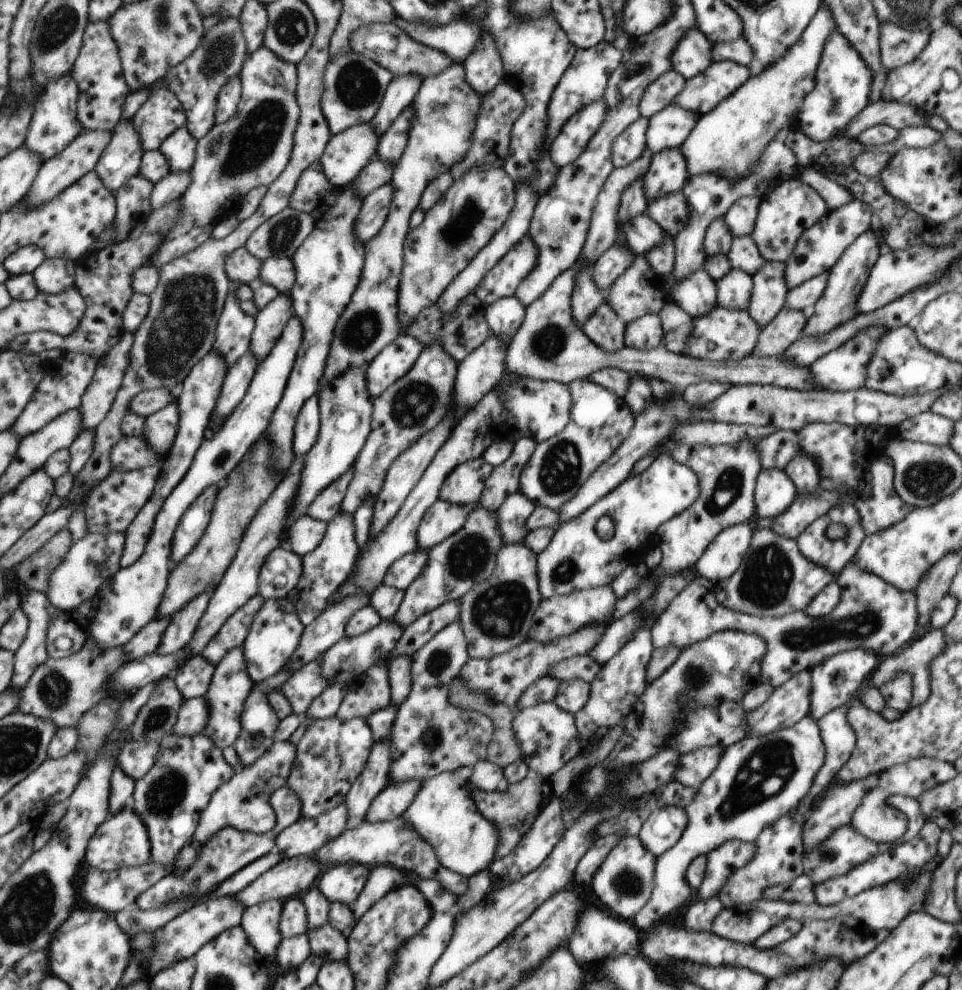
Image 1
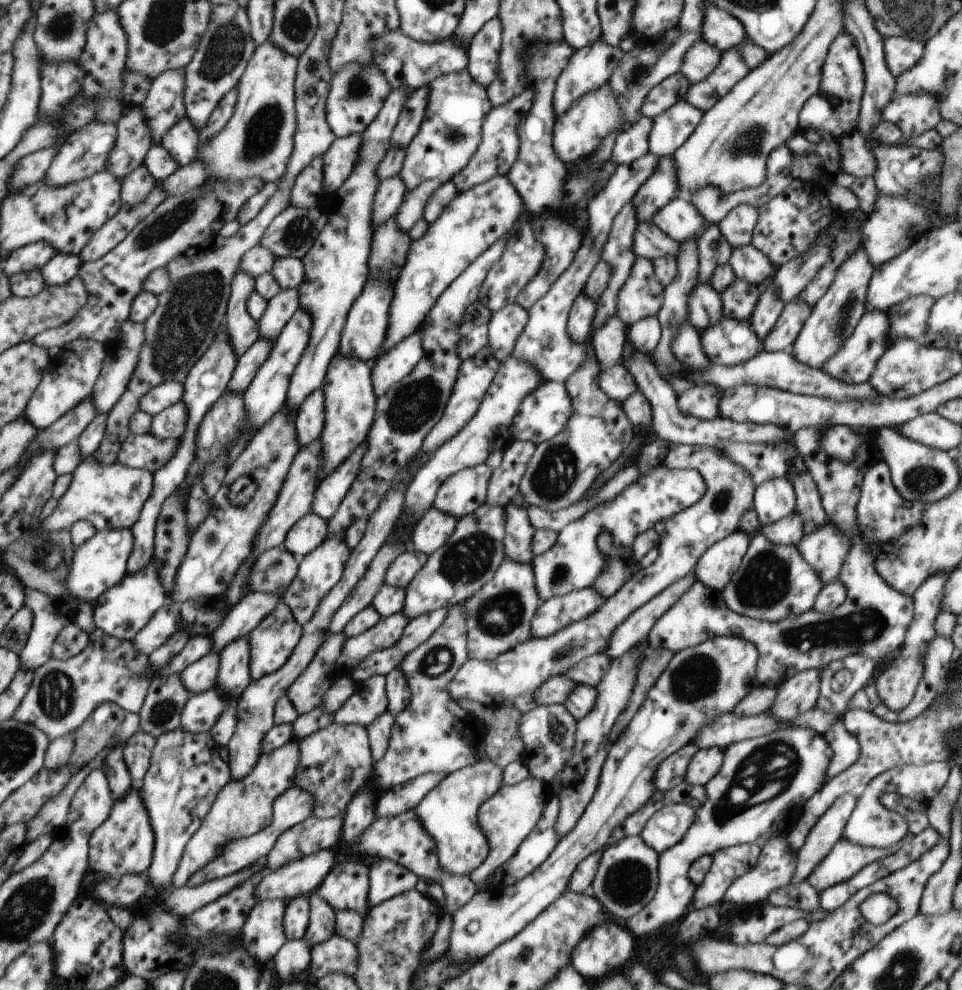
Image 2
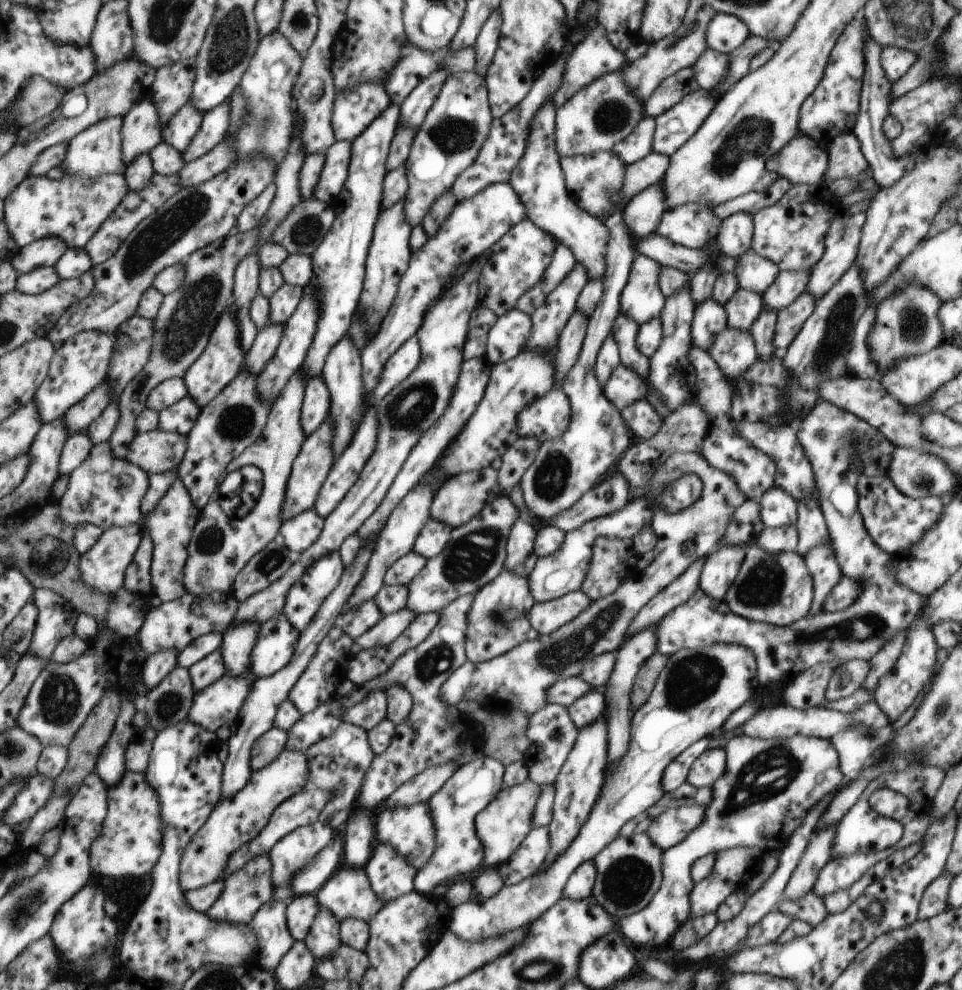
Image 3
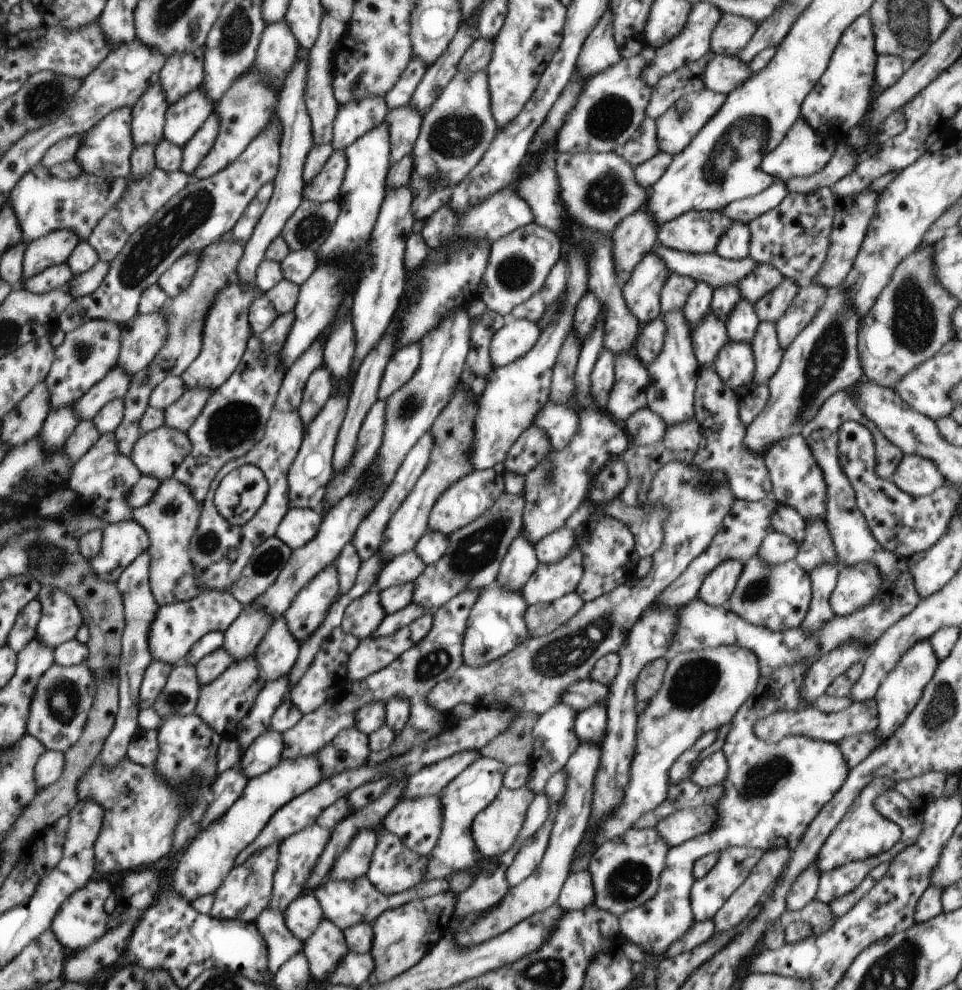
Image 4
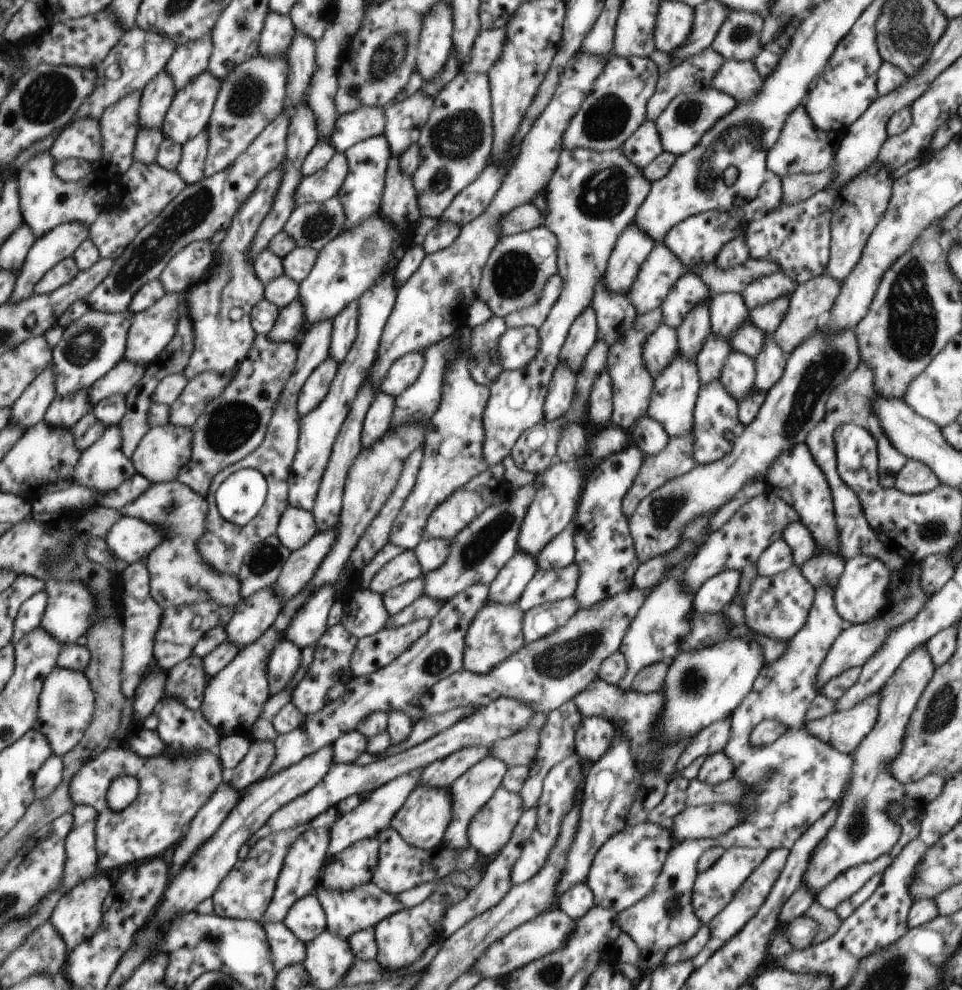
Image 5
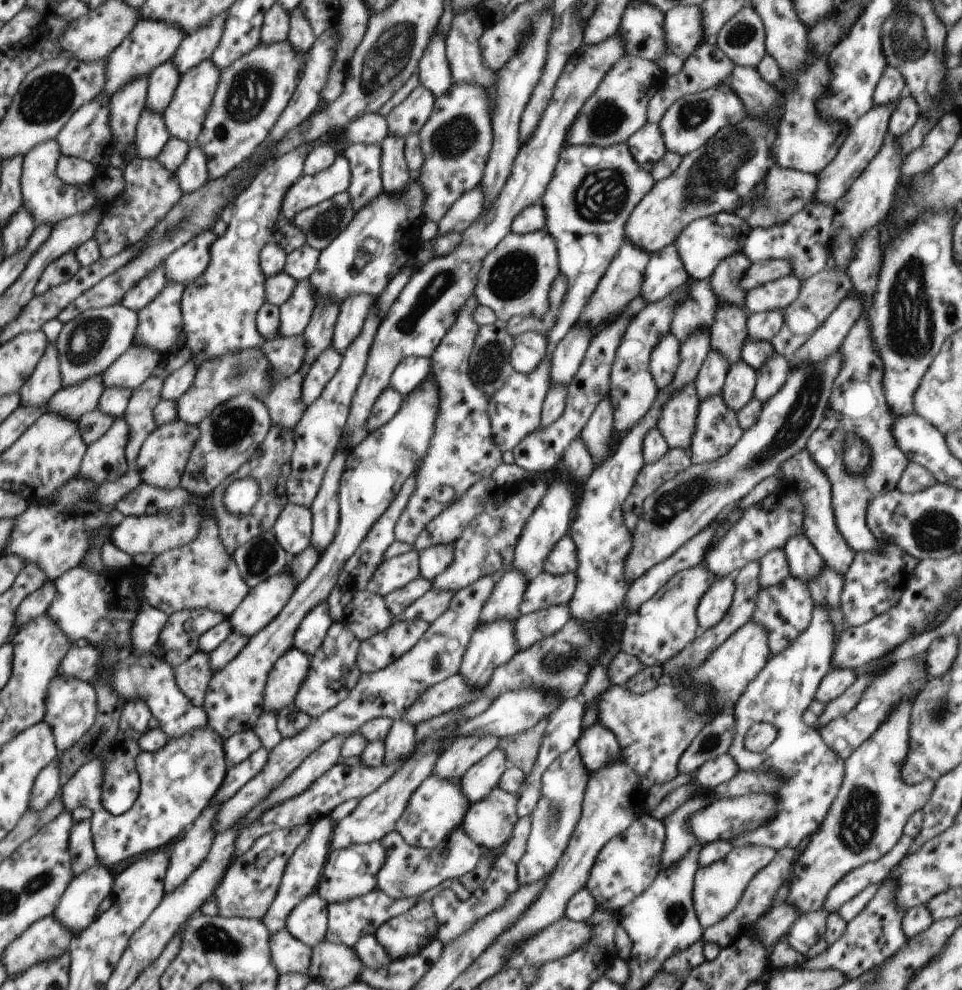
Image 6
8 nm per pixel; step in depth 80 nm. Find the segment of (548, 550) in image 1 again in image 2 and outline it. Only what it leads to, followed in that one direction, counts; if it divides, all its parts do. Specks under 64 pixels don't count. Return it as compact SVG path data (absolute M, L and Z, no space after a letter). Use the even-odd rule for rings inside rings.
M662 463L646 476L639 476L614 502L598 505L582 518L567 524L559 532L557 541L550 550L534 556L531 565L539 599L543 602L591 586L602 572L602 567L605 567L605 556L597 545L597 536L601 533L608 532L615 547L632 547L638 541L634 538L648 529L654 529L655 524L663 518L670 518L686 510L698 502L705 492L704 478L694 469L676 469L670 472Z

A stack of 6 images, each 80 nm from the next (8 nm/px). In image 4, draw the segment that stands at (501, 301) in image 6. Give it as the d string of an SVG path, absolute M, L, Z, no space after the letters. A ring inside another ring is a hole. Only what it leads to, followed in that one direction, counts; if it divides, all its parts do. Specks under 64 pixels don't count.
M536 222L518 227L495 240L491 244L488 264L478 286L479 298L485 302L488 310L507 318L514 307L542 288L552 267L561 258L562 246L558 234Z

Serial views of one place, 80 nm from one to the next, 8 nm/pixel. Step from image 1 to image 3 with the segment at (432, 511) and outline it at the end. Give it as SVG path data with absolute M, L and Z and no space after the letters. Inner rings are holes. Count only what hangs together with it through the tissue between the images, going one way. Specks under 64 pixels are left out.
M430 517L416 537L413 550L427 560L437 557L451 539L452 529L451 526Z

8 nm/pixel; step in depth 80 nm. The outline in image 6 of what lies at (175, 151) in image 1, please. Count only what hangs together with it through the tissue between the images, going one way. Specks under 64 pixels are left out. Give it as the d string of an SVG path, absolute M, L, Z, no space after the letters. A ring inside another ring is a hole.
M211 58L199 62L196 66L190 67L190 70L181 74L171 101L163 112L167 129L172 137L185 140L188 144L195 143L199 132L202 130L203 120L206 118L208 108L213 101L219 83L219 74L220 72Z

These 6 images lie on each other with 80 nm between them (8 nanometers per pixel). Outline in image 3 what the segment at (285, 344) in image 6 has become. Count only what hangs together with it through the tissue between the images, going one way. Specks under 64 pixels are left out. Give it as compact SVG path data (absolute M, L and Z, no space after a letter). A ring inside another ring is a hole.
M239 370L234 380L201 408L192 430L187 434L187 449L177 466L177 476L200 510L208 502L208 496L216 490L218 482L225 477L226 465L254 444L266 426L271 404L263 401L257 393L257 378L256 373Z

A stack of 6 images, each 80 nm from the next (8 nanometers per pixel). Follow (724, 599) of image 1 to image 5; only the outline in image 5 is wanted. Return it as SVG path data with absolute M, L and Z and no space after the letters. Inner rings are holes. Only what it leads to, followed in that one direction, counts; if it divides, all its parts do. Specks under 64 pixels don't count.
M792 565L786 572L773 577L758 575L751 584L751 590L745 595L745 624L760 635L778 642L786 642L802 630L810 612L815 588L802 574L801 568Z

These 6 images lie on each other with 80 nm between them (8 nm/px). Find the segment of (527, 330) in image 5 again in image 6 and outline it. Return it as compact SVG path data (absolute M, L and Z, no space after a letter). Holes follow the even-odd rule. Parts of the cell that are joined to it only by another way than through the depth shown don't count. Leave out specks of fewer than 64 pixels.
M530 331L514 337L511 363L516 373L530 374L547 356L547 338Z

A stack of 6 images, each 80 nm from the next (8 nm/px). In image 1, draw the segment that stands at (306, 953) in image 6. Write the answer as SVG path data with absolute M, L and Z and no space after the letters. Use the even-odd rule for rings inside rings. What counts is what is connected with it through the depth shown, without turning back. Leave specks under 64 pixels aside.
M269 900L246 908L241 927L253 947L264 957L274 955L281 943L279 929L283 902Z

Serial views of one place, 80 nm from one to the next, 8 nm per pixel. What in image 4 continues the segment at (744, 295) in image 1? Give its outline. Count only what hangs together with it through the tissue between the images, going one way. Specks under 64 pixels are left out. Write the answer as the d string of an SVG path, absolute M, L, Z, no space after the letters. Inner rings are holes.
M741 298L725 324L729 340L751 346L759 323L760 320L755 313L754 305Z

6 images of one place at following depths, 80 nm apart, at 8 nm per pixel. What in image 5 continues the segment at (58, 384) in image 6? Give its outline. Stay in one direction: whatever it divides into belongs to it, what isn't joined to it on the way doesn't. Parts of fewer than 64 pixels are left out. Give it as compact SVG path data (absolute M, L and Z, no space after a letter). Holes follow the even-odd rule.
M53 362L38 375L11 406L11 420L20 423L25 432L45 420L45 412L57 396Z

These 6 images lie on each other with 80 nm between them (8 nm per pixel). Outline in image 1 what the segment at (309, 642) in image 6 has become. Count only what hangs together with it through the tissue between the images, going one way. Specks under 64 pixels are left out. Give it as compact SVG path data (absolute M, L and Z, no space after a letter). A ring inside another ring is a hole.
M338 513L329 523L322 542L302 559L302 574L294 590L286 598L290 599L296 607L298 618L304 626L308 626L324 609L327 600L332 597L342 582L346 581L354 570L361 548L355 543L355 526L353 517Z

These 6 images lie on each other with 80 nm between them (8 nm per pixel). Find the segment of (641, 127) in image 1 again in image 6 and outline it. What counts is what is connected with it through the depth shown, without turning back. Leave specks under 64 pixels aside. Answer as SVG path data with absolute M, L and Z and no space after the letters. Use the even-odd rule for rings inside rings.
M647 122L630 136L627 143L636 162L649 173L667 151L659 123Z

